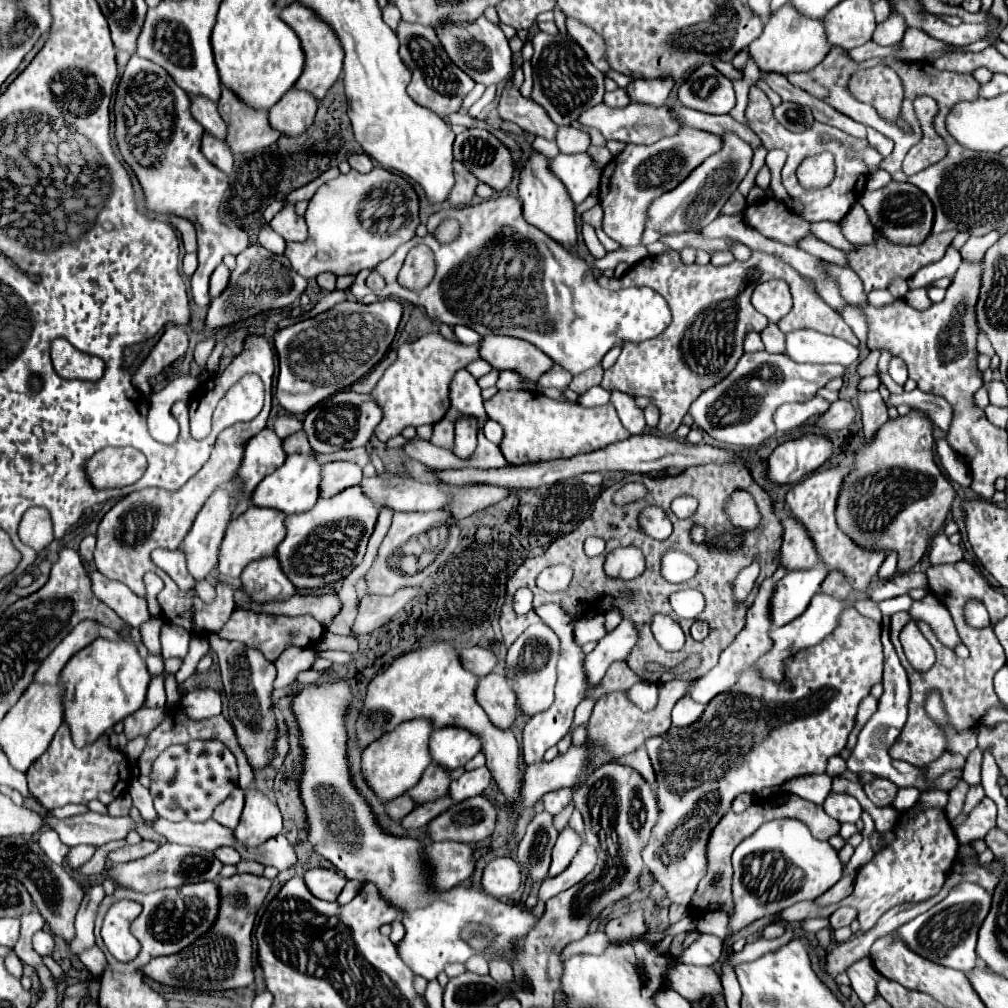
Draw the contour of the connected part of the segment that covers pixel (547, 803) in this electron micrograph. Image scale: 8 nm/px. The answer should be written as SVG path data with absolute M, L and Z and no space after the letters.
M569 789L551 791L551 793L547 793L547 795L541 799L541 801L543 801L543 809L545 809L547 813L551 813L551 815L557 815L557 813L567 805L569 797L571 797L571 791L569 791Z

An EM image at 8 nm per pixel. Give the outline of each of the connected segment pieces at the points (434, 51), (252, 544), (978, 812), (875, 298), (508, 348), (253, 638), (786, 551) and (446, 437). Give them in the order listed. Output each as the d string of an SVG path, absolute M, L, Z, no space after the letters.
M399 21L397 25L397 37L399 37L399 55L403 59L403 63L409 67L413 79L407 87L409 97L419 103L421 107L437 113L439 117L447 117L451 113L457 113L461 109L463 99L467 97L467 93L475 87L475 81L467 77L467 73L463 73L445 53L445 49L441 47L441 41L437 39L433 27L425 27L425 25L411 25L407 21Z
M249 507L241 517L229 521L221 549L219 549L219 573L225 577L239 577L241 571L261 557L273 555L281 539L285 537L285 515L275 509L261 509L261 507Z
M985 797L967 817L967 821L959 827L955 827L955 835L961 845L971 843L973 839L983 839L989 829L995 827L995 817L997 817L997 807L995 803Z
M887 289L874 290L868 294L868 300L873 306L882 306L892 303L894 301L894 297Z
M485 335L479 343L479 355L481 359L485 359L491 367L495 369L511 369L511 371L517 371L533 381L537 381L545 371L551 369L553 361L539 349L533 349L533 345L529 341L523 341L523 339L513 339L513 337L505 337L505 335Z
M235 609L229 617L229 621L223 625L223 629L217 633L221 639L239 641L251 649L257 649L263 653L267 661L275 661L289 645L307 647L317 643L323 635L323 627L312 615L306 614L298 617L289 615L269 615L269 613L255 613L249 609Z
M787 513L783 515L781 523L783 523L783 545L779 549L779 567L783 567L785 571L793 571L817 565L819 557L807 531L801 533L803 525L797 525L791 517L787 517Z
M441 419L439 423L435 423L435 433L431 437L433 445L443 447L443 449L453 449L453 437L455 437L455 431L453 431L453 423L451 421Z

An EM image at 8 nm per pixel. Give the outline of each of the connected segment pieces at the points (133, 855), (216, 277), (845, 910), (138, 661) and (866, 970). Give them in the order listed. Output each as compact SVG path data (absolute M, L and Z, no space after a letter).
M141 841L137 845L125 845L121 849L115 849L107 855L107 861L117 861L117 863L125 863L125 861L135 861L139 857L145 857L149 853L153 853L157 849L157 843L151 841Z
M219 265L215 273L211 275L211 297L219 297L225 291L225 285L229 283L229 269L225 265Z
M839 907L839 909L829 917L829 925L831 925L831 929L835 931L835 929L839 929L839 927L851 925L851 923L855 921L855 917L857 917L857 909L853 909L853 907Z
M95 639L63 667L59 681L65 685L63 721L69 725L73 743L77 747L85 747L115 723L143 707L149 685L149 671L131 641L123 639L115 643L107 639Z
M869 957L855 961L847 969L847 975L851 979L853 991L859 995L863 1003L871 1003L877 997L877 981L881 979L881 975L877 973L877 969L873 969L873 963L869 961Z

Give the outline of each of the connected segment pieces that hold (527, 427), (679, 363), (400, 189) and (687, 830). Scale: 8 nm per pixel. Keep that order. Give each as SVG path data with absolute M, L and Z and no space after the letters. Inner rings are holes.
M499 391L485 401L485 411L505 429L505 437L499 447L509 465L539 463L561 457L569 459L579 453L591 453L607 447L631 435L621 425L611 403L587 409L579 403L549 399L539 391Z
M665 251L661 255L649 255L633 265L621 279L599 277L599 285L615 291L623 287L651 287L663 295L673 311L671 325L653 339L641 343L625 343L617 363L603 373L601 387L607 391L623 391L631 397L651 397L653 405L661 409L659 433L671 435L681 425L689 405L705 391L723 381L743 355L743 341L749 331L763 331L767 317L751 305L751 293L759 281L785 279L791 287L793 309L783 319L783 333L793 329L815 329L825 335L841 337L851 345L859 345L859 339L851 327L835 313L801 277L793 267L781 259L753 251L747 263L733 261L723 267L681 263L677 251ZM751 325L751 329L749 329Z
M375 167L365 175L351 169L347 175L339 175L337 179L327 181L317 189L305 211L305 221L309 227L309 241L287 243L283 253L291 267L305 279L317 277L325 271L337 277L357 275L363 269L373 269L381 259L391 257L399 245L407 243L415 235L419 225L419 197L411 183L383 167ZM393 203L397 203L397 217L391 215ZM365 225L389 225L389 229L371 231Z
M854 607L843 610L837 629L815 647L799 651L785 663L785 685L765 681L755 667L749 667L733 685L731 691L717 695L697 723L717 723L717 737L691 737L691 725L677 729L671 727L661 737L645 741L651 757L657 783L661 813L653 827L653 839L643 851L645 865L653 871L661 887L673 903L689 907L697 883L707 869L707 841L711 829L729 811L731 801L741 793L757 795L765 787L783 785L785 781L801 775L825 773L827 759L839 755L847 745L847 735L855 725L857 705L869 695L875 683L882 682L884 655L880 640L881 625L862 616Z

